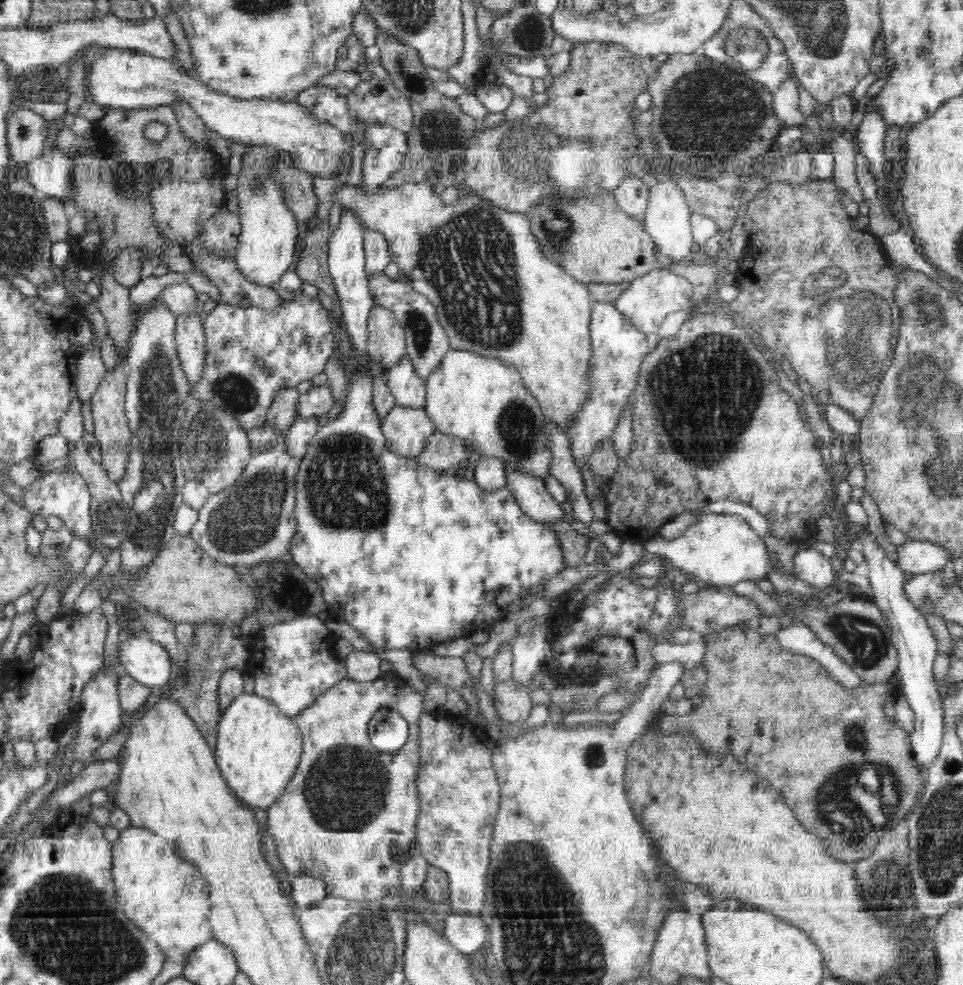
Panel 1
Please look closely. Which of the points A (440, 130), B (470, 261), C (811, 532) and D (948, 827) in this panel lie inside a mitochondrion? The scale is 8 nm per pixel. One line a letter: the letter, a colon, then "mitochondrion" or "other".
A: mitochondrion
B: mitochondrion
C: other
D: mitochondrion

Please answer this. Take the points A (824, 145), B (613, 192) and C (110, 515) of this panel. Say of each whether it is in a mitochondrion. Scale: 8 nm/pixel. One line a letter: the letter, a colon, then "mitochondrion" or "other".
A: other
B: other
C: mitochondrion

